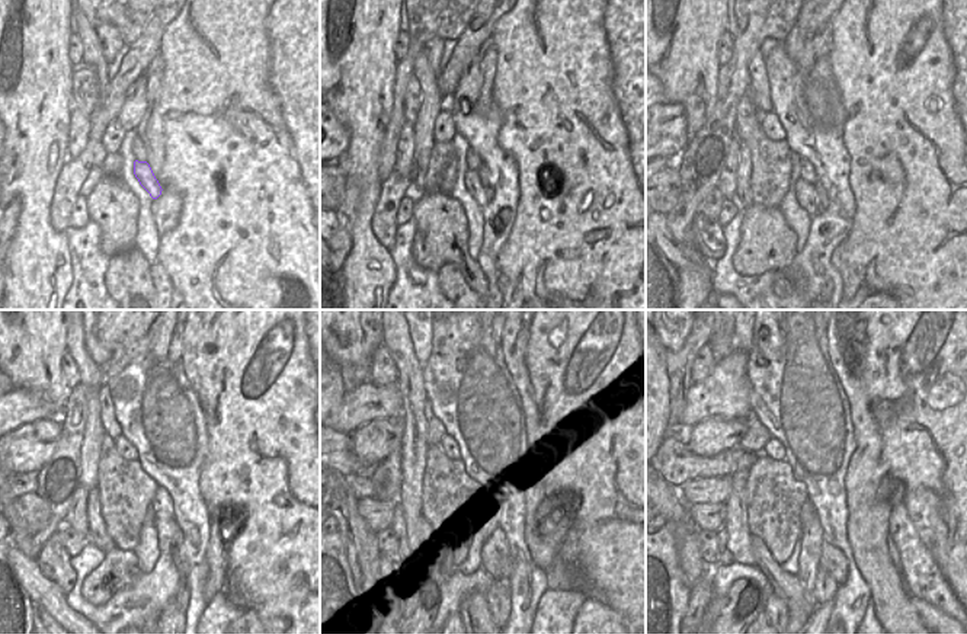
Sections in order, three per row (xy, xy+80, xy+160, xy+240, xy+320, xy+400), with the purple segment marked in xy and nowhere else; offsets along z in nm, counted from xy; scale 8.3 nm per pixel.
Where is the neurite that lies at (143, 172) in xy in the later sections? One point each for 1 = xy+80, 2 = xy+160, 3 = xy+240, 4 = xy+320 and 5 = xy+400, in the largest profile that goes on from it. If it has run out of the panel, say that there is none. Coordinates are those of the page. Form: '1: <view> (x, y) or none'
1: xy+80 (473, 182)
2: xy+160 (804, 192)
3: xy+240 (169, 535)
4: xy+320 (498, 562)
5: xy+400 (833, 560)

